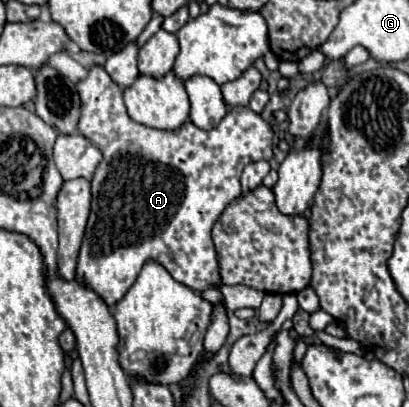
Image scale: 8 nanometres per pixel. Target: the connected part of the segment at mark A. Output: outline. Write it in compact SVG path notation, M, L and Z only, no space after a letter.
M94 66L90 68L88 76L84 80L80 80L76 84L78 88L78 94L80 94L80 100L82 100L82 106L80 106L80 122L78 122L78 128L80 128L80 134L84 138L88 138L94 146L98 146L104 154L102 162L98 164L96 168L96 174L94 178L90 180L92 184L92 212L90 212L90 218L88 218L88 226L86 226L86 234L84 234L84 240L82 240L82 248L80 248L80 258L78 258L78 268L76 268L76 278L78 280L84 280L84 284L88 284L88 288L92 288L108 306L114 306L118 300L124 298L124 294L130 290L130 286L136 282L142 266L150 260L162 264L170 276L192 288L194 292L200 292L200 290L206 290L206 288L212 288L214 282L220 280L218 276L218 260L216 260L216 252L214 252L214 244L212 244L212 236L210 236L210 230L212 230L212 224L218 220L218 216L224 212L224 208L236 200L240 196L240 172L244 170L244 164L250 164L254 160L270 160L272 158L272 128L270 124L266 124L262 120L260 114L252 112L250 108L232 108L228 110L228 114L222 118L222 122L218 124L218 128L210 130L210 132L204 132L200 128L196 128L192 122L186 122L178 132L164 132L164 130L156 130L156 128L148 128L148 126L142 126L142 124L136 124L128 112L124 112L124 100L122 100L122 90L110 80L110 76L106 74L106 70L102 66Z

